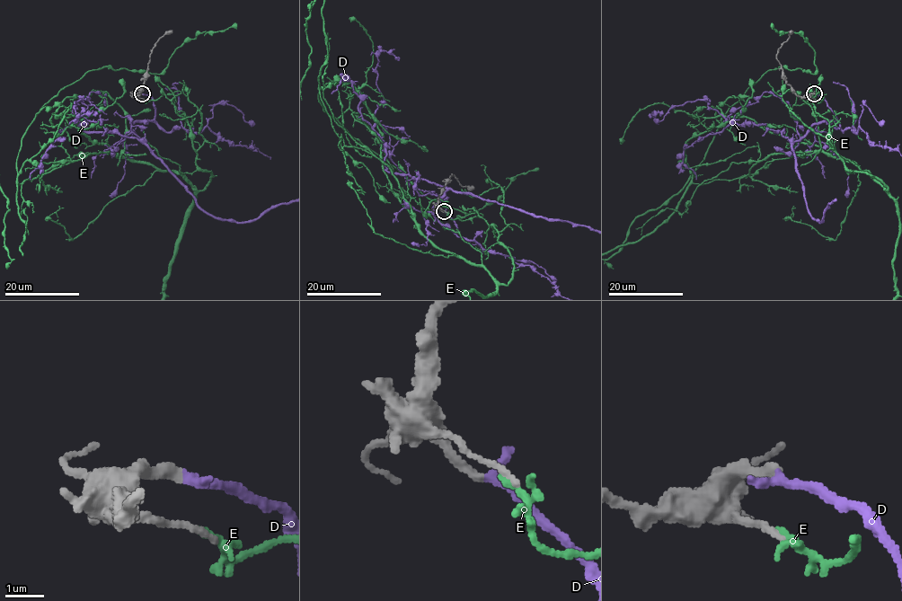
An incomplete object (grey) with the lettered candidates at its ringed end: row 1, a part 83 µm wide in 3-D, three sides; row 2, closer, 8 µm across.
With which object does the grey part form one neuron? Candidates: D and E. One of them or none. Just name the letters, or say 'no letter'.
D

